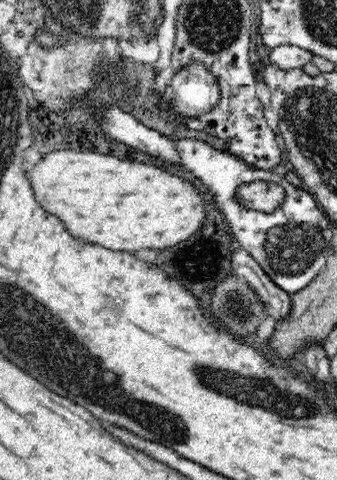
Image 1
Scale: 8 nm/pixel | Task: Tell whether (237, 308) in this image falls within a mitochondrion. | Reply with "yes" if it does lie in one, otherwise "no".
yes

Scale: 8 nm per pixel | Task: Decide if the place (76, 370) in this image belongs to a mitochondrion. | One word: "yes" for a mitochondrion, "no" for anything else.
yes

